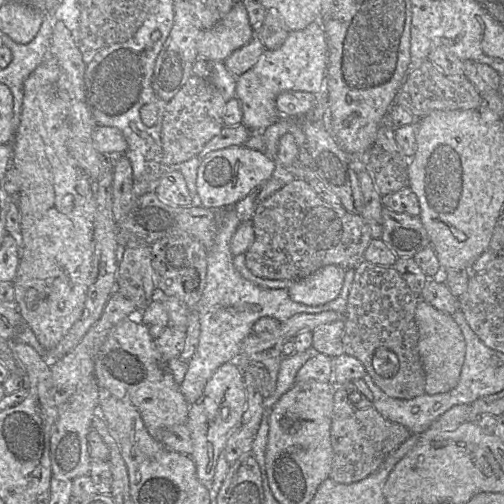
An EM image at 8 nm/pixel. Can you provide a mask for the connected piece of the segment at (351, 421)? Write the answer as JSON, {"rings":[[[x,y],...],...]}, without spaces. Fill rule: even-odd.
{"rings":[[[374,407],[357,409],[347,418],[335,418],[331,425],[334,452],[330,477],[342,484],[358,482],[375,473],[386,459],[410,437],[405,426],[386,419]]]}

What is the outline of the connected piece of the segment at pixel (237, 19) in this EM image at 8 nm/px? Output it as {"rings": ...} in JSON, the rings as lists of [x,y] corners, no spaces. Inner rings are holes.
{"rings":[[[242,1],[236,2],[218,24],[202,31],[197,41],[198,57],[224,61],[233,51],[247,44],[255,34],[244,4]]]}

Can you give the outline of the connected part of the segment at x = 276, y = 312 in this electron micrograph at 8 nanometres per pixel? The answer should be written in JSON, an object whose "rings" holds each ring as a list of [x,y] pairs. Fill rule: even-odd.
{"rings":[[[234,207],[228,210],[226,218],[217,231],[214,245],[207,251],[206,287],[195,307],[200,318],[200,340],[195,354],[188,362],[187,373],[181,384],[181,391],[190,405],[202,396],[207,382],[220,366],[237,359],[241,343],[253,332],[253,326],[258,319],[269,316],[282,323],[296,314],[318,314],[330,310],[344,315],[355,277],[355,269],[346,270],[339,295],[334,300],[318,306],[307,306],[293,301],[286,288],[264,288],[245,279],[235,267],[235,256],[230,248],[232,236],[241,221]]]}

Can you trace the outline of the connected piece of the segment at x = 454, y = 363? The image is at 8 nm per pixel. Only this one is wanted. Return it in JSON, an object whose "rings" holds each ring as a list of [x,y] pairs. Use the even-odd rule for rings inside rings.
{"rings":[[[420,299],[415,312],[419,331],[419,355],[426,375],[425,392],[429,395],[446,393],[458,384],[466,354],[466,342],[453,316]]]}

